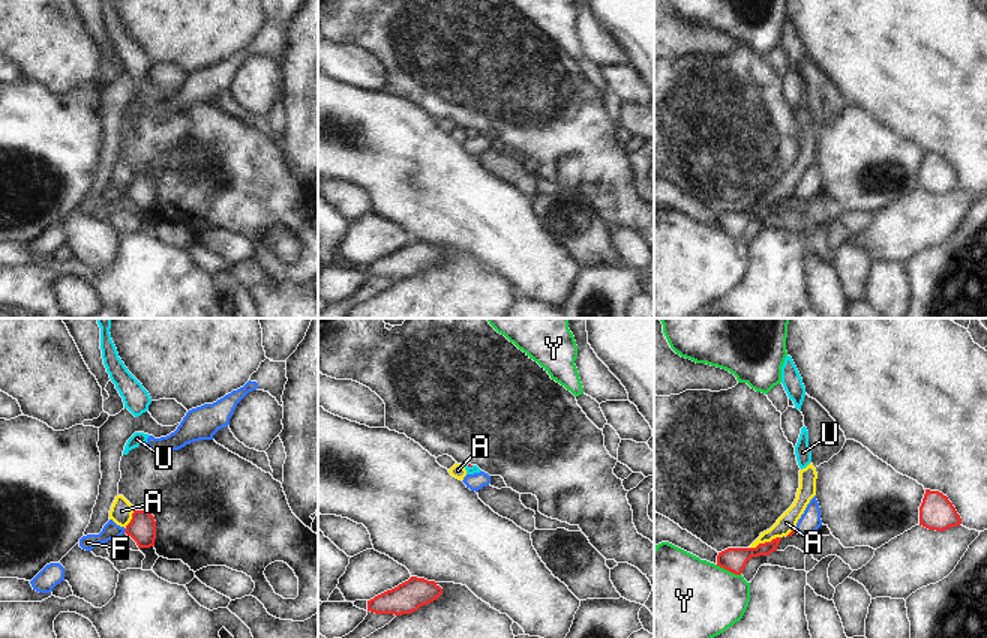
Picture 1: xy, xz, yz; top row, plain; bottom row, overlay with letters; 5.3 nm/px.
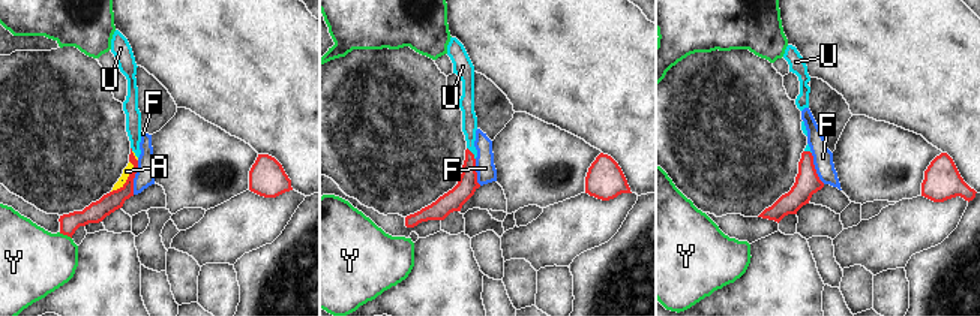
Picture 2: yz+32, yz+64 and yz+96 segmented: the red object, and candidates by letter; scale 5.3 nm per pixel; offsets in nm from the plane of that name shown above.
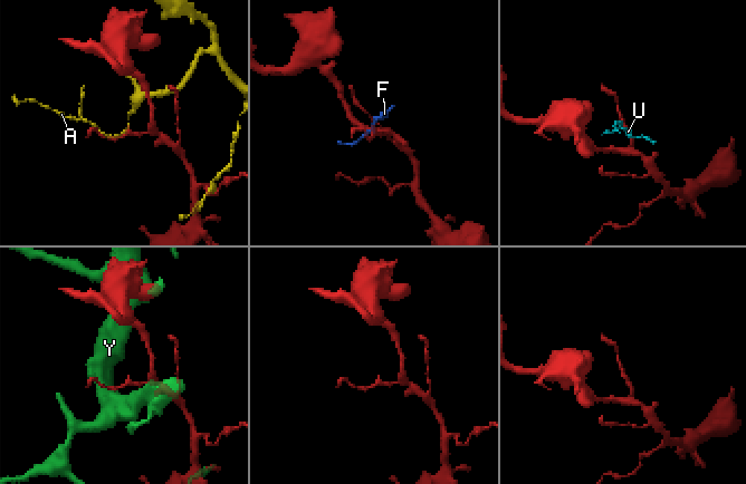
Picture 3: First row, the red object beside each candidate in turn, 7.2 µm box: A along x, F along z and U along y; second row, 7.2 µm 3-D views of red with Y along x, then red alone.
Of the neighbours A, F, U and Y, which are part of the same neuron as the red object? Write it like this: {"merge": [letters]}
{"merge": ["U"]}

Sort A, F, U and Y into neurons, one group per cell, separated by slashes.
A / F / U / Y

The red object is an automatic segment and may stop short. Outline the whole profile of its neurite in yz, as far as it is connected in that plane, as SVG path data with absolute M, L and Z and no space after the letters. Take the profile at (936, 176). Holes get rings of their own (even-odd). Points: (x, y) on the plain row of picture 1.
M926 153L920 170L920 189L928 194L944 195L960 188L962 182L948 161L939 155Z

